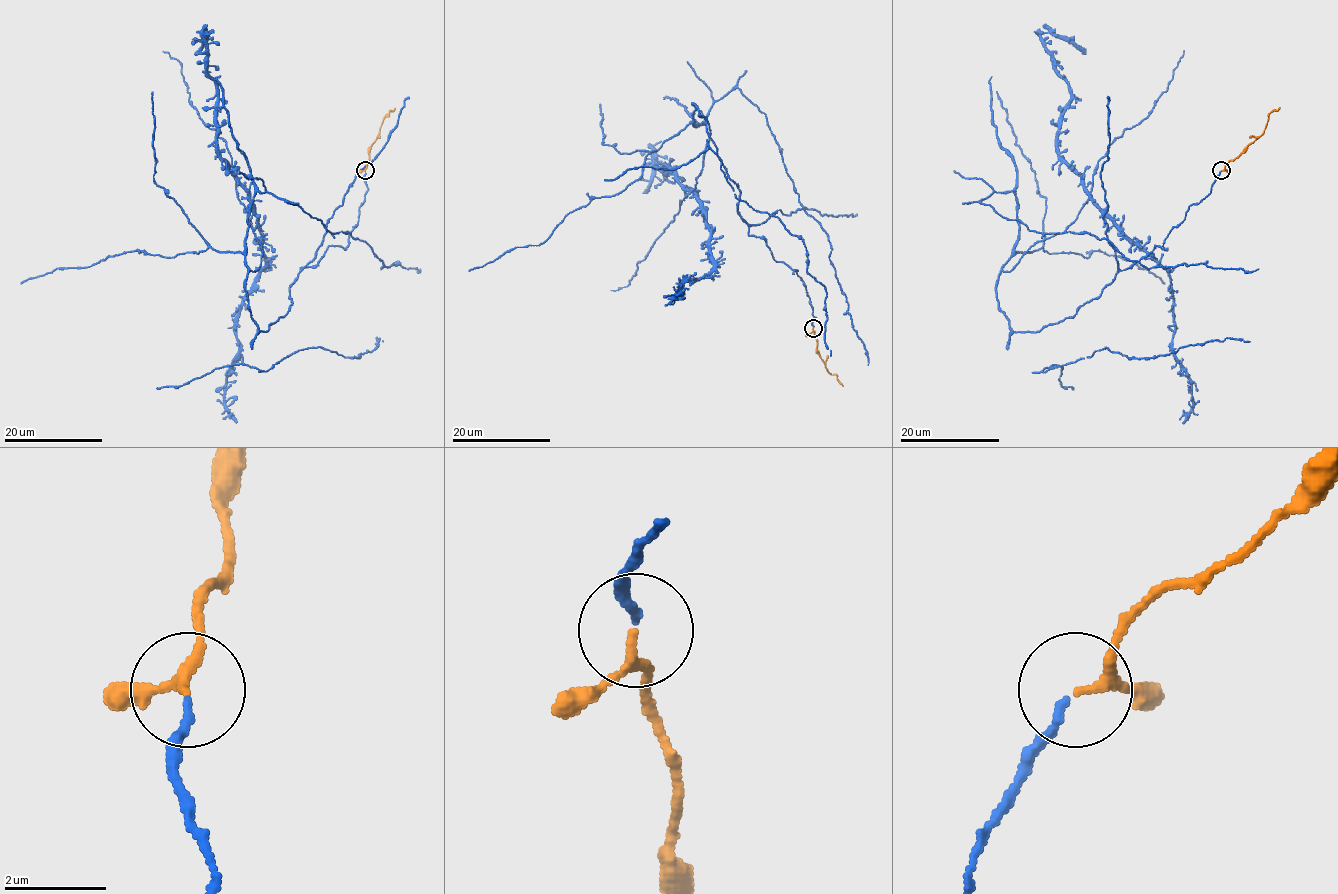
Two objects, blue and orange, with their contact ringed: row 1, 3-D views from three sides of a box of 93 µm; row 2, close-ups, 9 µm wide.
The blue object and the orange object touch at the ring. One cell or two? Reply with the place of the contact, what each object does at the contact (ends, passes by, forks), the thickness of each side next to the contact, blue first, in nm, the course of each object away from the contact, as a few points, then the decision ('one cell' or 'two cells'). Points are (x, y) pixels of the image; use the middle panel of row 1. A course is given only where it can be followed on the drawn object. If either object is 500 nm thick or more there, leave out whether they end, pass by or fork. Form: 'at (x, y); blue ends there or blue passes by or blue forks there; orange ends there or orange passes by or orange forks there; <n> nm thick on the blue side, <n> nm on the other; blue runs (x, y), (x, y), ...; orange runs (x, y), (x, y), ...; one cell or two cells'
at (813, 328); blue ends there; orange passes by; 150 nm thick on the blue side, 170 nm on the other; blue runs (813, 327), (796, 270), (748, 234), (694, 104), (696, 126), (737, 88), (765, 115), (868, 365); orange runs (813, 328), (816, 351), (843, 386); one cell

